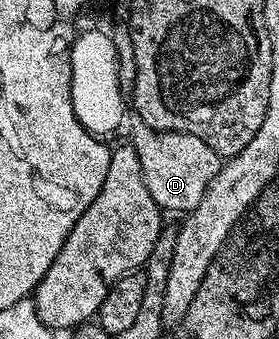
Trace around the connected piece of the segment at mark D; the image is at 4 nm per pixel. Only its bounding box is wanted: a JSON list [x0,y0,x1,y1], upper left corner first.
[132,125,223,212]

